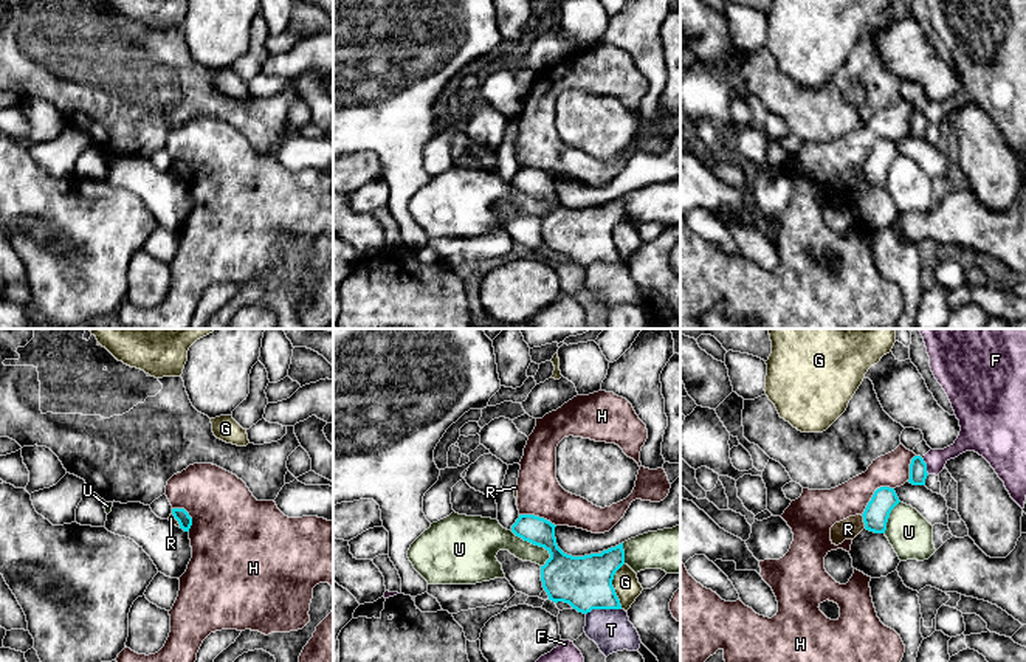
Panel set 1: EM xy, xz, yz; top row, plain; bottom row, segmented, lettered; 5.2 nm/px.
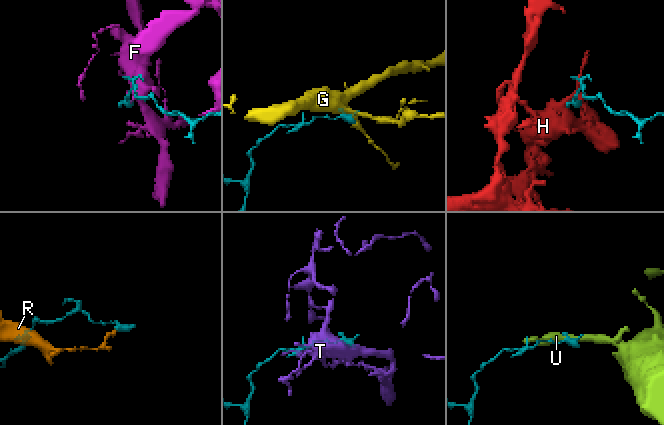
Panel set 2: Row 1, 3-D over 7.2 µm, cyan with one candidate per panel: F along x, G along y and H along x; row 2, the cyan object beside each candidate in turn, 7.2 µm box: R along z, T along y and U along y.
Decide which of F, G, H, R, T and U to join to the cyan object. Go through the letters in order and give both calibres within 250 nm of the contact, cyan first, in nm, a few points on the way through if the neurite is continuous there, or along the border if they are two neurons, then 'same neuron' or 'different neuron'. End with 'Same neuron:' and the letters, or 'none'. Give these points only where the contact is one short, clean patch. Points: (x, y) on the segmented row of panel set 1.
F: calibres 100 and 110 nm; different neuron
G: calibres 280 and 130 nm; border xz (623, 563), (612, 580), (620, 608); different neuron
H: calibres 130 and 190 nm; different neuron
R: calibres 130 and 110 nm; border yz (860, 515), (865, 527); different neuron
T: calibres 280 and 220 nm; different neuron
U: calibres 240 and 180 nm; different neuron
Same neuron: none

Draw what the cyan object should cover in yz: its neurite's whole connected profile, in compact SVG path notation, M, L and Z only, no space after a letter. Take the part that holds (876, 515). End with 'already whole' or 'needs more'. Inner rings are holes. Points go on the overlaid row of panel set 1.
M877 488L862 515L865 529L874 533L885 533L890 513L899 502L894 488Z | already whole

